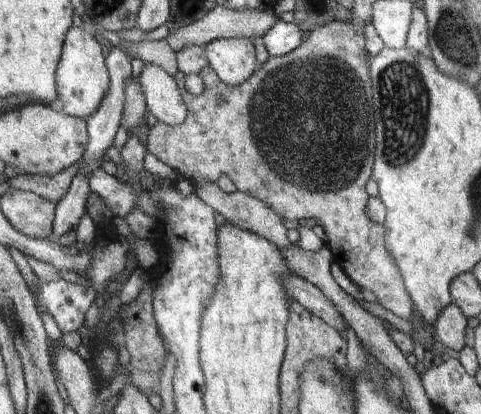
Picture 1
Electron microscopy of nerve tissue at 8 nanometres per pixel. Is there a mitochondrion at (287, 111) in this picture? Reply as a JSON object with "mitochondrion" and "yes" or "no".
{"mitochondrion":"yes"}

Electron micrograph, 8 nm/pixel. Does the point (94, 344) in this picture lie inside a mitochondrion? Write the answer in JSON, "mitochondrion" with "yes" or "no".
{"mitochondrion":"no"}

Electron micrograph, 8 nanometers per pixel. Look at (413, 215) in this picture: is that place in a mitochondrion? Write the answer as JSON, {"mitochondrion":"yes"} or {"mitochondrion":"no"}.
{"mitochondrion":"no"}

